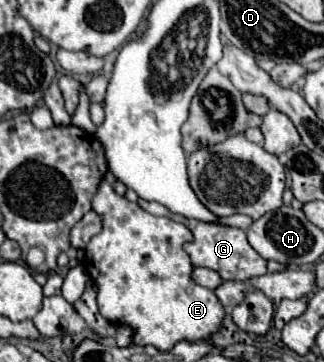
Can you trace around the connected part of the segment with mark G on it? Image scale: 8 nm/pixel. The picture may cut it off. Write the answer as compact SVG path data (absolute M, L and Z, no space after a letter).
M197 222L193 230L193 242L185 244L183 250L189 254L193 266L205 266L221 274L223 280L249 280L253 276L261 276L267 272L267 262L249 246L247 234L239 228L223 226L219 222Z

